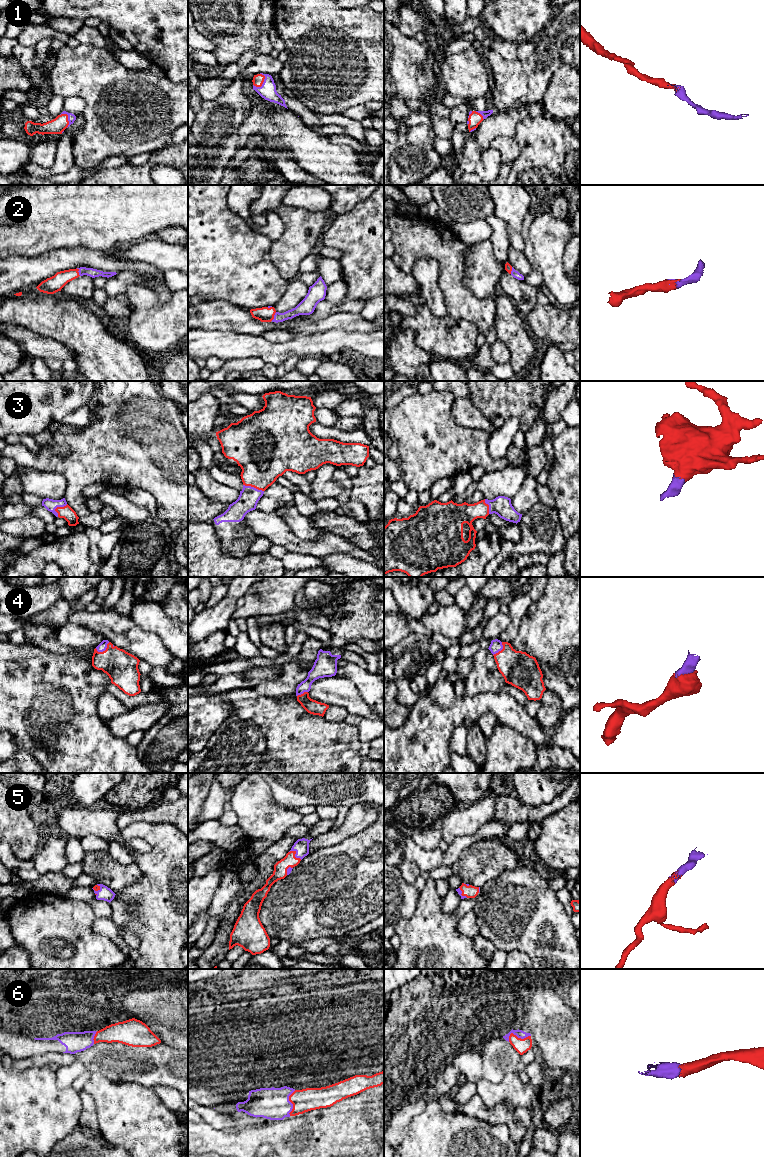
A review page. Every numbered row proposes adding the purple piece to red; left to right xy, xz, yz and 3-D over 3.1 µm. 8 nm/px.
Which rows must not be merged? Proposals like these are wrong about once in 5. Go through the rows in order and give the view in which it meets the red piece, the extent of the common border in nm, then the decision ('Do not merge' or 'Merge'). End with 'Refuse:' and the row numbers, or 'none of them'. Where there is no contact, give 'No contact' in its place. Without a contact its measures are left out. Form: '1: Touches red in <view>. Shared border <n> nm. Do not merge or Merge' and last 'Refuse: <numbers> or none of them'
1: Touches red in xz. Shared border 130 nm. Merge
2: Touches red in xy. Shared border 70 nm. Merge
3: Touches red in xz. Shared border 180 nm. Merge
4: Touches red in xy. Shared border 130 nm. Merge
5: Touches red in xz. Shared border 120 nm. Merge
6: Touches red in yz. Shared border 190 nm. Merge
Refuse: none of them

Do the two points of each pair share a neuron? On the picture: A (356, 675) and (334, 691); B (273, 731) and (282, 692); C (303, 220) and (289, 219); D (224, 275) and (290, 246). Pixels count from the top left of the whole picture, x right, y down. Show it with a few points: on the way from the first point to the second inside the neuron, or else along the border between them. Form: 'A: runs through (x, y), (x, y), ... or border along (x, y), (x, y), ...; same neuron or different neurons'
A: border along (335, 675), (348, 678), (362, 699); different neurons
B: border along (257, 693), (277, 699), (293, 698), (296, 700); different neurons
C: runs through (300, 220), (292, 219); same neuron
D: border along (271, 242), (269, 257), (280, 276); different neurons

